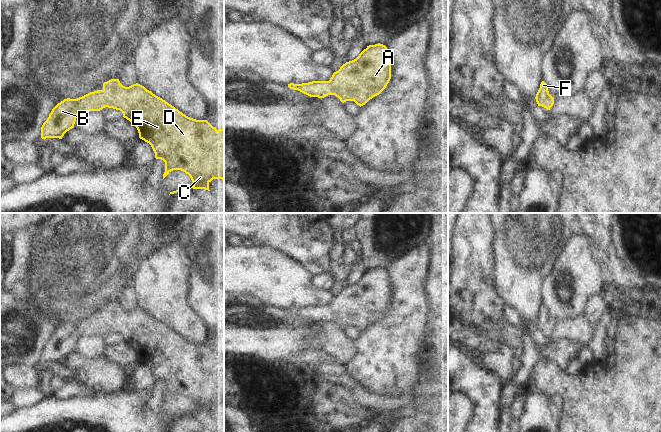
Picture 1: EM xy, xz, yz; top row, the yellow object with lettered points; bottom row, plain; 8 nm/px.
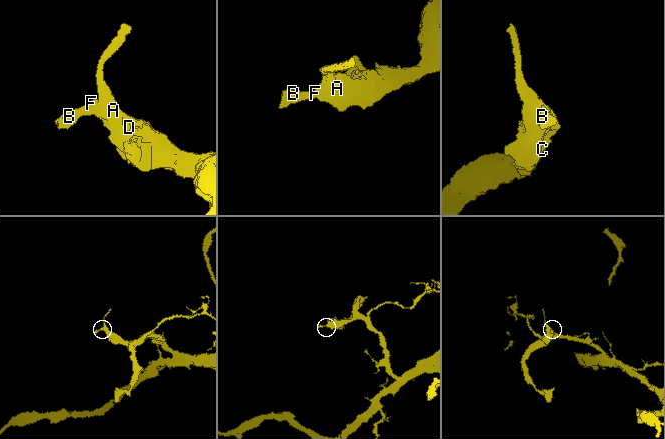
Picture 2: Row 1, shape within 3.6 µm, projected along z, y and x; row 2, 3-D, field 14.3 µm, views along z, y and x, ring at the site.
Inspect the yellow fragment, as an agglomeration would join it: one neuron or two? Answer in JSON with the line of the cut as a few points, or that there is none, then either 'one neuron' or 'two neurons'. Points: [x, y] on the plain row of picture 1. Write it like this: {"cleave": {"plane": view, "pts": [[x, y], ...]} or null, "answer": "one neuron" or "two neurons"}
{"cleave": null, "answer": "one neuron"}

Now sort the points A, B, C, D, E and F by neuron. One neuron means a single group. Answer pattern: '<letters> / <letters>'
A B C D E F

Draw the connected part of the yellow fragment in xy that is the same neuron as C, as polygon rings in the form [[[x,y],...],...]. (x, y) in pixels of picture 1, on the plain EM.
[[[119,303],[103,307],[103,313],[90,316],[77,323],[64,323],[58,327],[41,351],[41,362],[59,362],[74,352],[77,340],[82,336],[100,335],[103,332],[120,334],[138,354],[139,362],[149,367],[156,383],[165,386],[163,403],[173,394],[188,398],[193,413],[209,414],[213,403],[224,405],[224,353],[217,354],[207,344],[190,342],[174,330],[136,307],[123,310]]]

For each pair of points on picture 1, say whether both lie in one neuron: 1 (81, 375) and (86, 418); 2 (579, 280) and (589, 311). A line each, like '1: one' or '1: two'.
1: two
2: two

